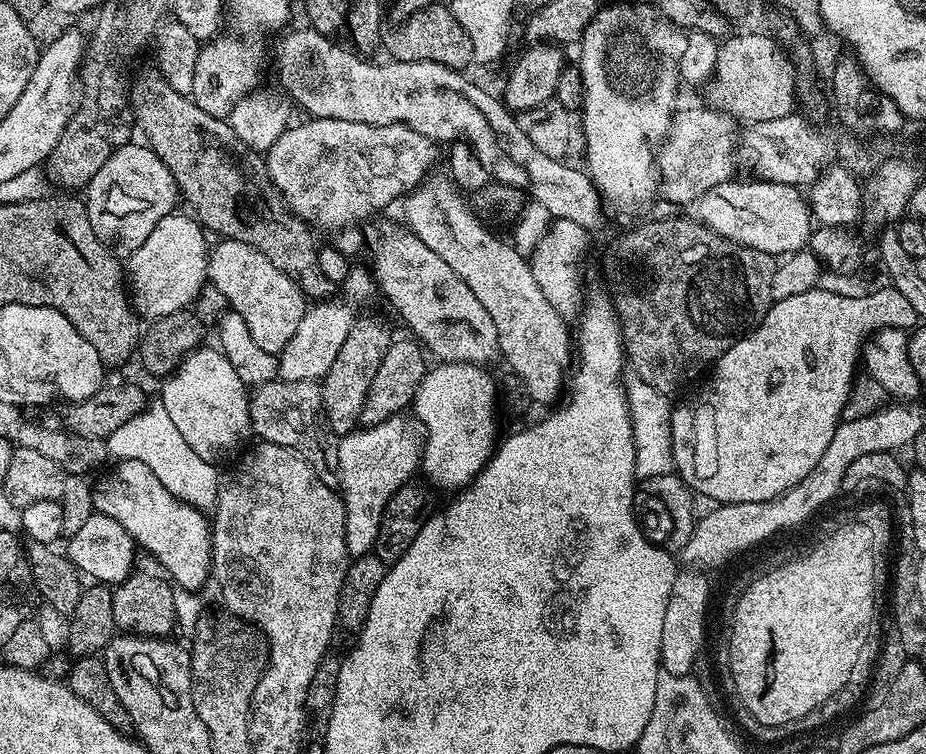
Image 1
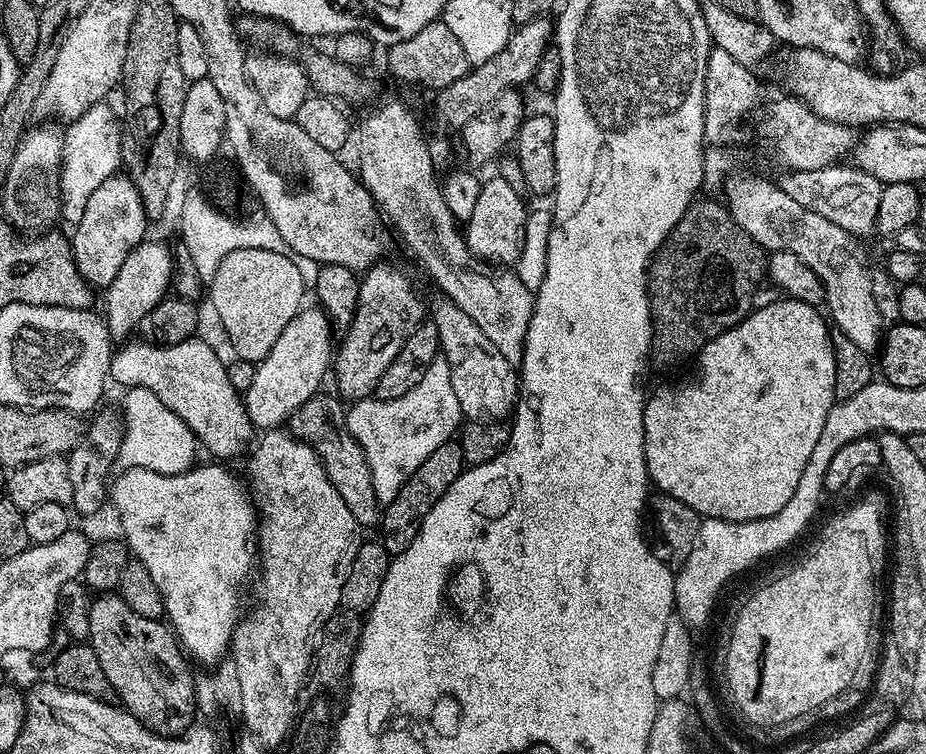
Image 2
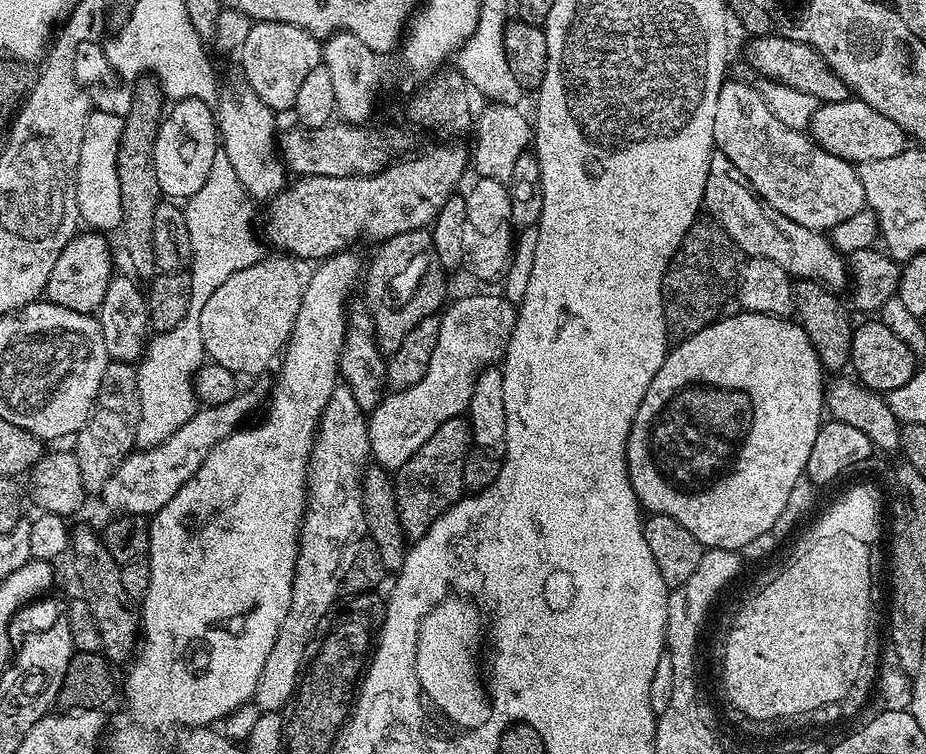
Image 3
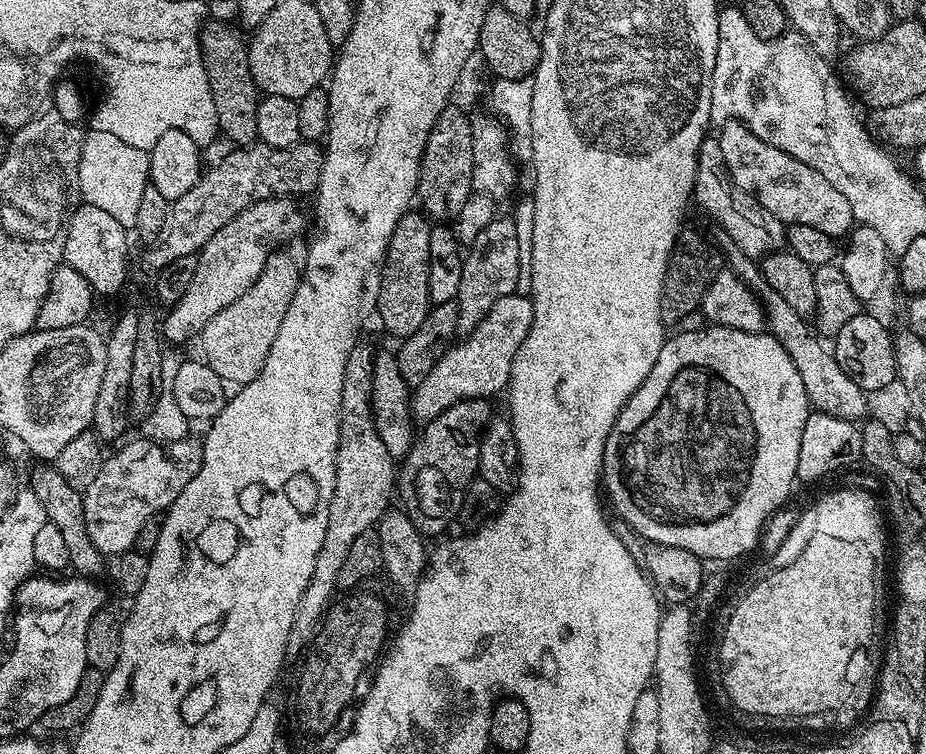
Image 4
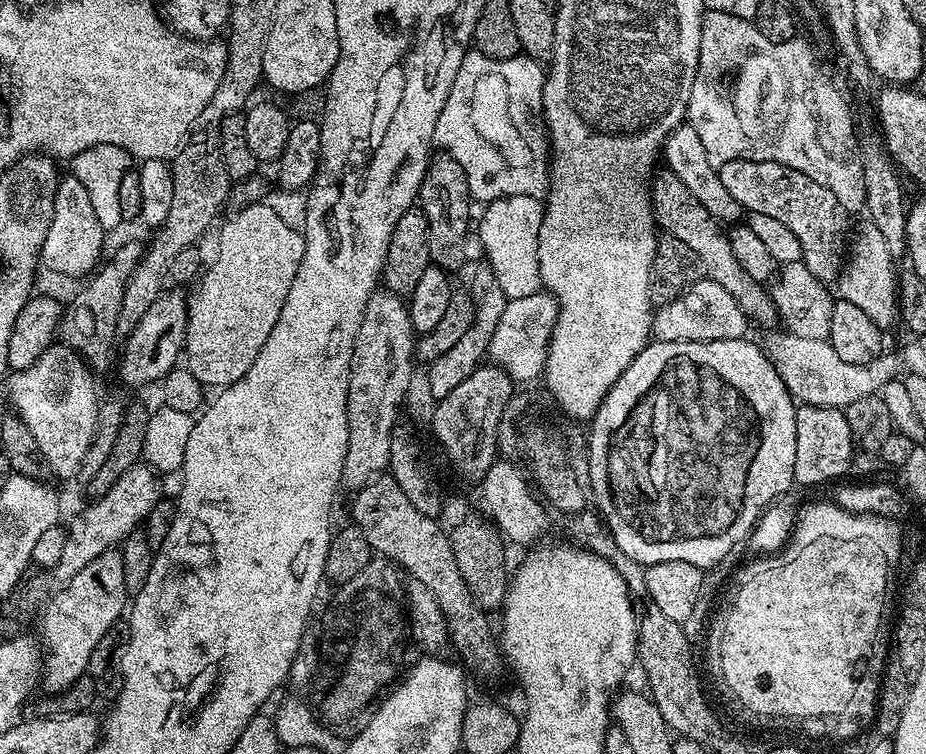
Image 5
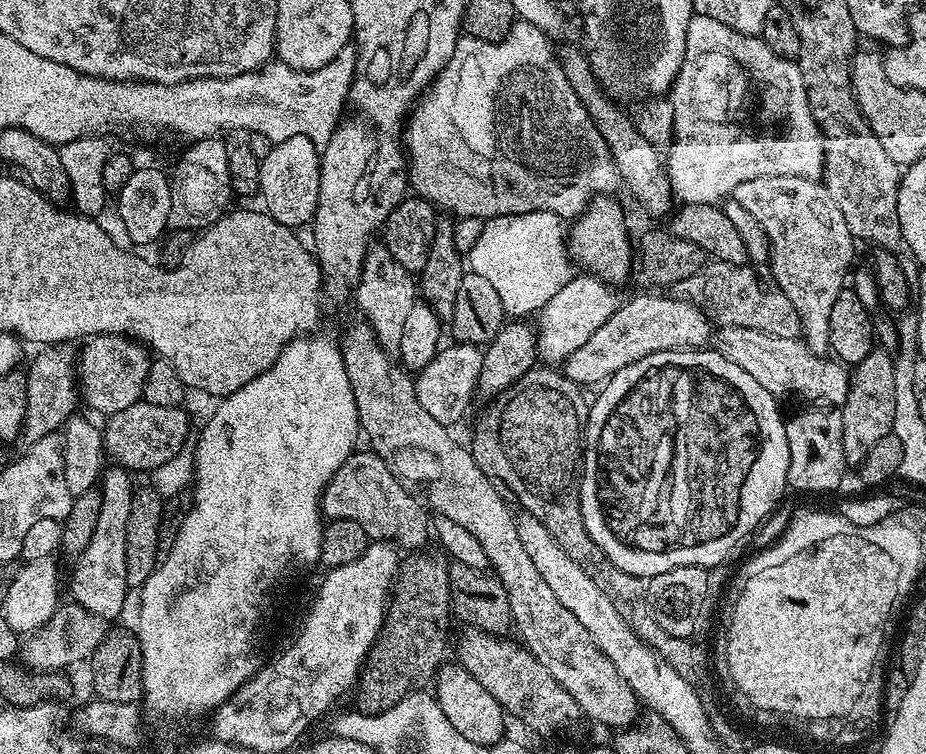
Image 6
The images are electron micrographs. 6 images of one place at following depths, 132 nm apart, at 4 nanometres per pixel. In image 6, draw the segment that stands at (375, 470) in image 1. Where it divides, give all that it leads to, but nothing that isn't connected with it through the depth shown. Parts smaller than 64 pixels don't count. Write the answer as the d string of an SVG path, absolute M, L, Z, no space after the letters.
M573 275L572 279L566 282L566 286L562 286L562 290L558 290L554 298L550 298L550 302L539 308L535 317L537 357L544 362L563 362L574 350L585 345L590 336L621 305L621 297L616 297L616 292L617 289L613 285L601 280L599 276Z

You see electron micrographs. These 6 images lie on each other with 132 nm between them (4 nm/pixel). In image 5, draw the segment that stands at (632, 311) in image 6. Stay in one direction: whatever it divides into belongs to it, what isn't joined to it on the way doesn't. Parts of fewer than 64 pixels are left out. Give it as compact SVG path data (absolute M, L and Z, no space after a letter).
M707 276L692 285L668 304L659 305L653 313L653 337L664 341L728 341L741 340L750 329L748 316L737 300L718 282Z

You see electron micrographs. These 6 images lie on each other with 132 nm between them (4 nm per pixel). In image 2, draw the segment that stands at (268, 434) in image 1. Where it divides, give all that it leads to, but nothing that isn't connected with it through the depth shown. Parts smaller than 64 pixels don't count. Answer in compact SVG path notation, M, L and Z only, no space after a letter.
M324 394L312 396L293 413L290 419L290 431L296 439L303 440L315 450L326 470L326 478L330 478L330 486L338 490L342 502L346 502L350 514L354 514L361 529L368 530L381 523L382 506L374 494L374 481L370 478L370 466L366 462L366 454L362 454L362 446L358 446L356 439L345 429L345 405L335 395L332 396Z

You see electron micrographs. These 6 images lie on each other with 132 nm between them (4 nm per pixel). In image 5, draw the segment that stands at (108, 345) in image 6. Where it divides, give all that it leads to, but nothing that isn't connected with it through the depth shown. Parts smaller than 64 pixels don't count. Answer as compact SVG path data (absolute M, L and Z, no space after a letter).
M165 290L160 297L142 314L138 326L127 333L124 353L120 356L120 380L132 388L140 388L143 384L155 385L163 381L171 368L181 363L188 325L188 301L180 290Z

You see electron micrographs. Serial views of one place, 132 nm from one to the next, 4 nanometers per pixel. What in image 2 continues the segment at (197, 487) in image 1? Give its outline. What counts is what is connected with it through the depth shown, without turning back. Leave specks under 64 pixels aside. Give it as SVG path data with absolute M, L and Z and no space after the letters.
M128 388L123 394L124 437L122 446L114 457L115 467L120 472L141 468L167 476L190 471L197 463L196 450L198 451L198 441L190 426L148 389Z

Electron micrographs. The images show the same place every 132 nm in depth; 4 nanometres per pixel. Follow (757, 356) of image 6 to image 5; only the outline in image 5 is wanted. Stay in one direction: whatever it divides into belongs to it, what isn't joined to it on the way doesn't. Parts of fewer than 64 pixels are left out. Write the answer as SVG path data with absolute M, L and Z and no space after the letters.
M774 330L765 336L767 338L765 341L763 340L762 347L768 356L768 360L778 370L779 377L782 378L783 384L786 386L788 392L791 393L793 399L800 404L845 410L852 402L877 395L884 388L886 382L899 379L907 373L902 355L897 351L894 353L891 350L886 350L880 353L874 361L863 364L862 366L855 366L854 363L843 361L835 353L832 344L827 340L800 338L786 330Z

